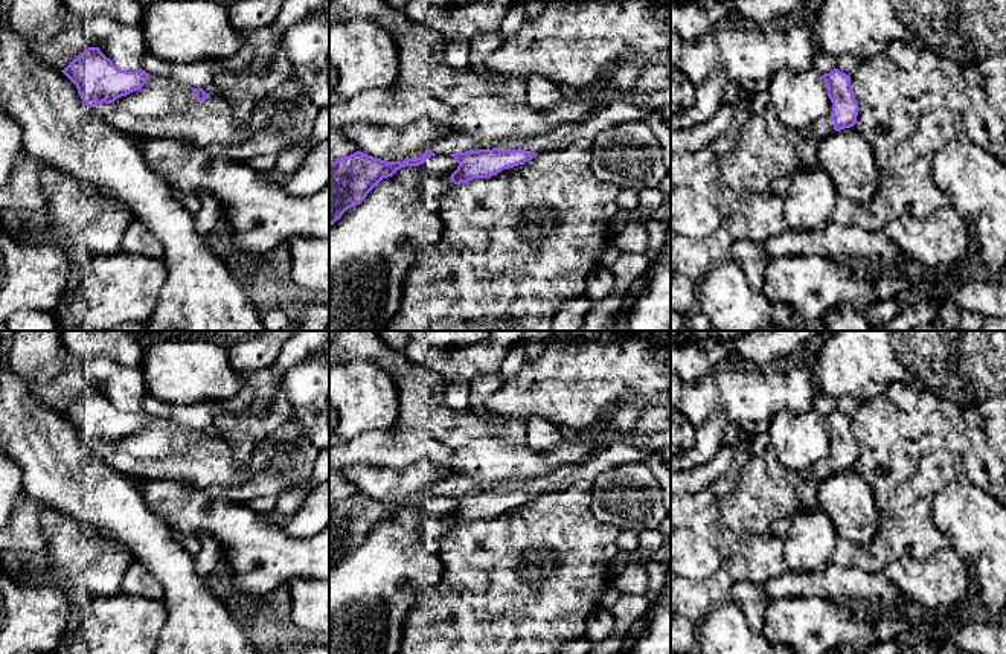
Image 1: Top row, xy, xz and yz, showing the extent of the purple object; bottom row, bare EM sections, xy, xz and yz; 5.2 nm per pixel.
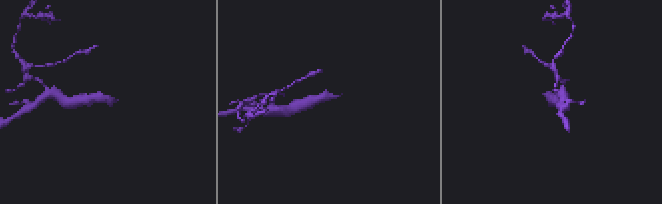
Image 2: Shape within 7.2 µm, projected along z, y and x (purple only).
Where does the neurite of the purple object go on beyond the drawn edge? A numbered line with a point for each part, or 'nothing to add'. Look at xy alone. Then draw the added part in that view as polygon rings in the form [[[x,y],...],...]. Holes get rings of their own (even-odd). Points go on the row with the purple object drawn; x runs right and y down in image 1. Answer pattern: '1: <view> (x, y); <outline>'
1: xy (209, 122); [[[215,95],[197,102],[186,113],[162,117],[139,117],[111,104],[98,104],[93,114],[116,130],[134,139],[183,139],[197,146],[241,143],[248,137],[248,119],[241,125],[233,122],[233,105]]]

